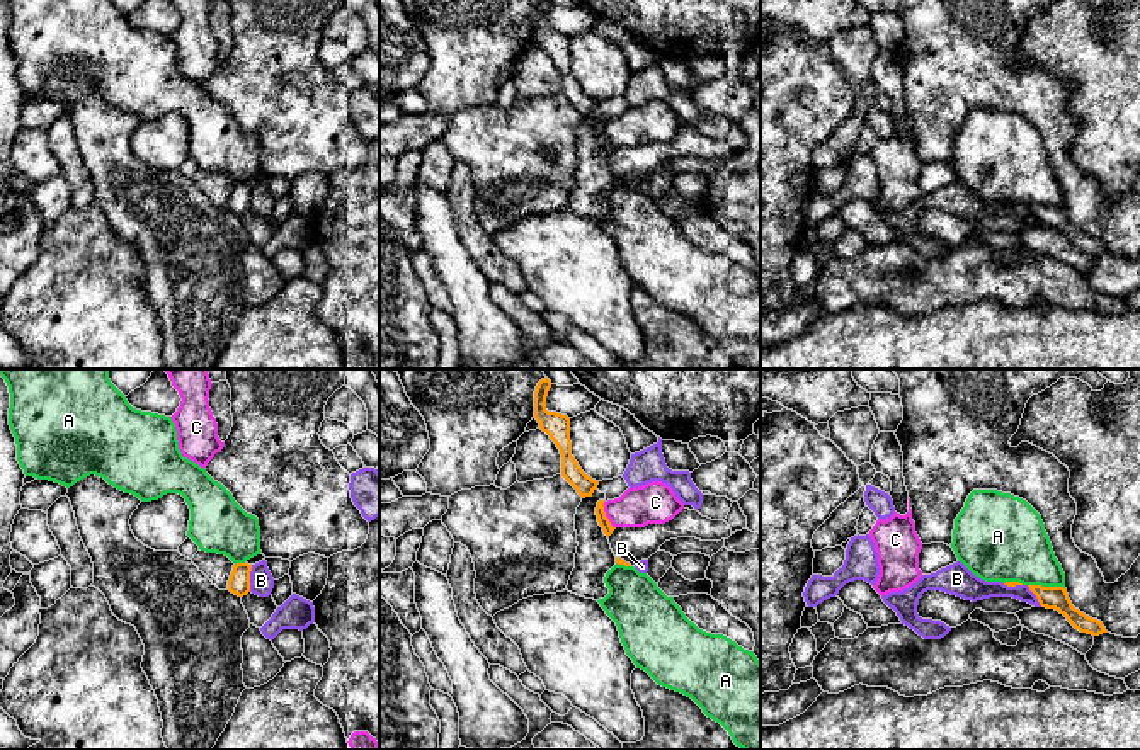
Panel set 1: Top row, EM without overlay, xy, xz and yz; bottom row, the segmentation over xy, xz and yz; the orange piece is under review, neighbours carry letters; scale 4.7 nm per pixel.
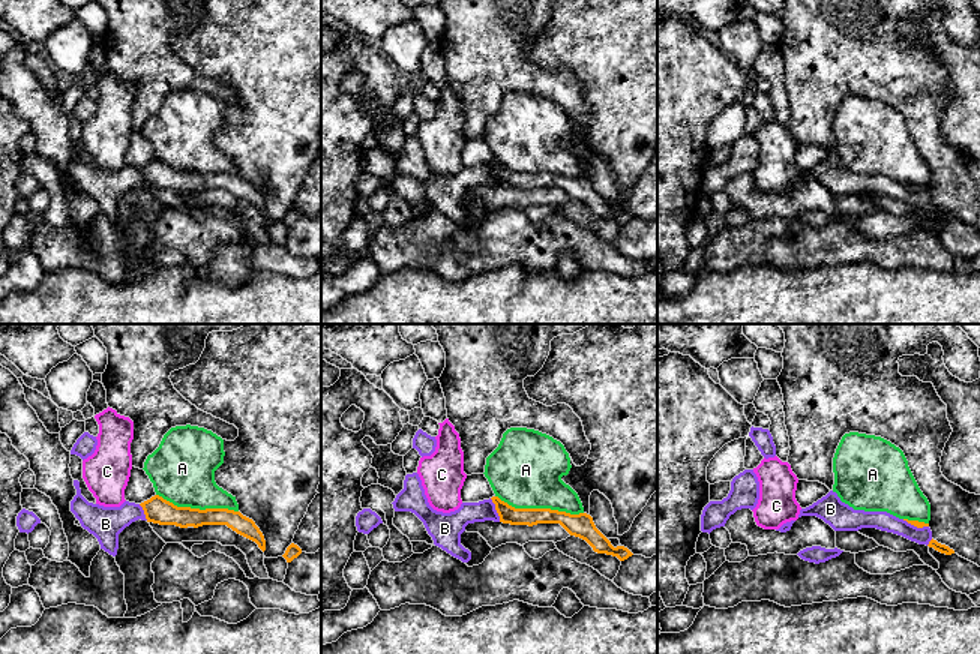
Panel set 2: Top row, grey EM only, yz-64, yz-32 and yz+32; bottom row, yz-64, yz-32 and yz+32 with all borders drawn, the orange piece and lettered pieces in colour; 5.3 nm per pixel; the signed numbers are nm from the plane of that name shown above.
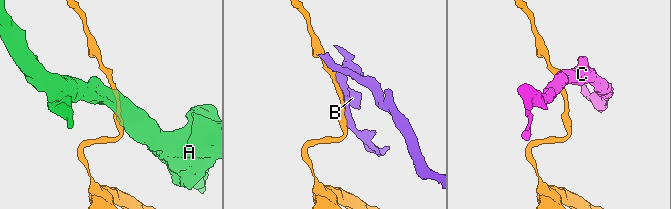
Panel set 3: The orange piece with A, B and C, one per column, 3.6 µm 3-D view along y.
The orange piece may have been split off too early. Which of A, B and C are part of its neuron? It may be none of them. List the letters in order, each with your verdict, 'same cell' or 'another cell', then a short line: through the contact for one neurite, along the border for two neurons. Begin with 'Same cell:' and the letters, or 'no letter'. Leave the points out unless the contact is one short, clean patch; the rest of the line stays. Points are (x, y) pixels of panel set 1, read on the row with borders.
Same cell: no letter
A: another cell
B: another cell
C: another cell | xz (603, 502), (603, 511), (615, 528)

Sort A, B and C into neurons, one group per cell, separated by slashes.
A / B / C

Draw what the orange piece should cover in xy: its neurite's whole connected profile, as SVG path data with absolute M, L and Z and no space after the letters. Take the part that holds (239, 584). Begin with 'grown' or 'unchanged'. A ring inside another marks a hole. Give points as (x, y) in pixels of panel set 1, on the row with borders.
unchanged; M237 563L228 580L228 590L238 597L243 597L250 592L250 571L252 565Z

